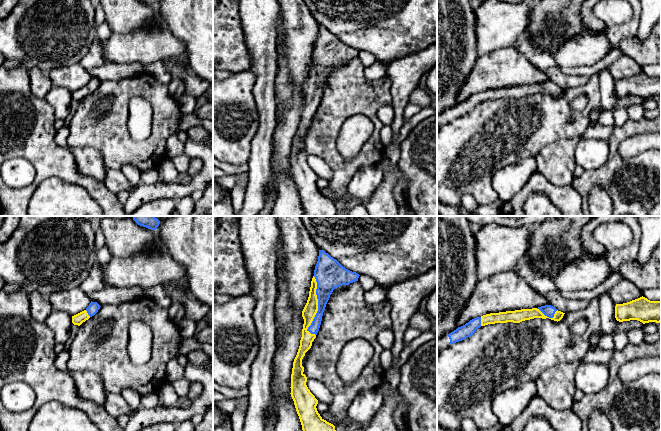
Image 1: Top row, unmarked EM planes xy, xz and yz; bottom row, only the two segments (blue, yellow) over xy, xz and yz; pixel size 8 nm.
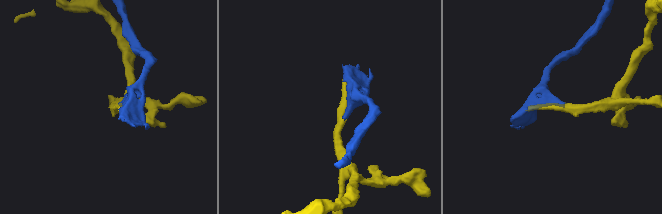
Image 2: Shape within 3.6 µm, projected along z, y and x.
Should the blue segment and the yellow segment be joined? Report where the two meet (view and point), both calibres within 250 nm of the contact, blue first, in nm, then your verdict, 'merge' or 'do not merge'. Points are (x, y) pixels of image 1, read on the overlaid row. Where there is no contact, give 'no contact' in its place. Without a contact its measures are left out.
xz (318, 307) | 200/110 nm | merge

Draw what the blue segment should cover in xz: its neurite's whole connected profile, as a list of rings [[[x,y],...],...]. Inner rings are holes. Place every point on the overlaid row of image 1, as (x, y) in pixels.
[[[319,250],[318,261],[311,281],[309,297],[302,311],[304,319],[302,337],[291,374],[291,397],[303,431],[336,431],[317,411],[318,400],[308,389],[303,373],[302,359],[311,348],[319,331],[323,312],[335,288],[358,281],[359,274],[343,267],[324,250]]]

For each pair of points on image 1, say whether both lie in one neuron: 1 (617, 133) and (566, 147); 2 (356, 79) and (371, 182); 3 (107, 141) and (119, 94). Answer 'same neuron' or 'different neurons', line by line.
1: different neurons
2: different neurons
3: same neuron

